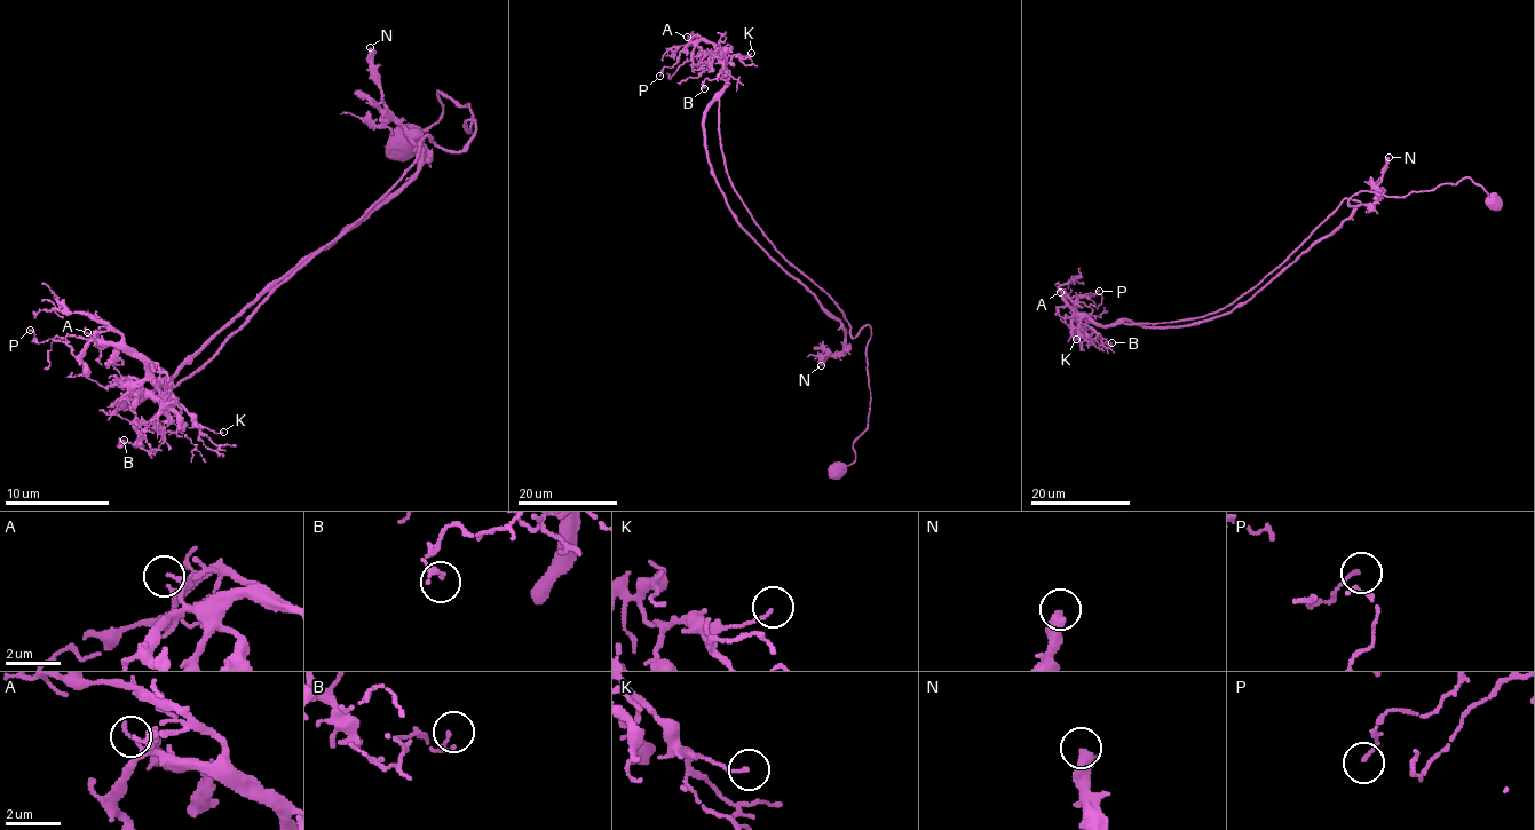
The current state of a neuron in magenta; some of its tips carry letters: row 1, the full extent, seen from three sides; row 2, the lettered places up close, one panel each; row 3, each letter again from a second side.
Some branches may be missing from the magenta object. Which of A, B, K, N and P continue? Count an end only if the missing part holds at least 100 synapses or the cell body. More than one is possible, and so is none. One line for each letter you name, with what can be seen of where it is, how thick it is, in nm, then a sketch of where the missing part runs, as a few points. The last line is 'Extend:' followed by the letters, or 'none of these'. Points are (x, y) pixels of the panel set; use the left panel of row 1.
Extend: none of these

